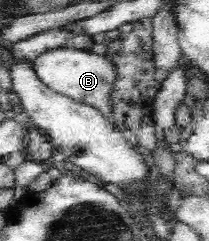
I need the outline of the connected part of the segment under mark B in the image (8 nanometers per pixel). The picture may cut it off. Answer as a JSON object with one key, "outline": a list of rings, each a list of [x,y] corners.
{"outline":[[[58,48],[39,55],[32,63],[39,80],[55,93],[94,107],[105,119],[113,123],[115,114],[112,104],[117,83],[117,68],[107,55],[96,55],[87,50]]]}

